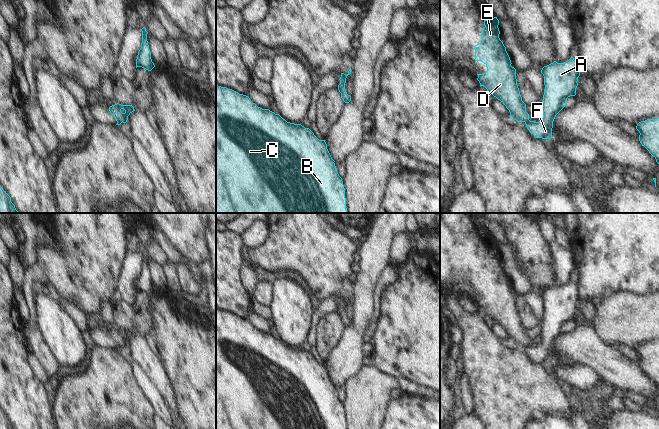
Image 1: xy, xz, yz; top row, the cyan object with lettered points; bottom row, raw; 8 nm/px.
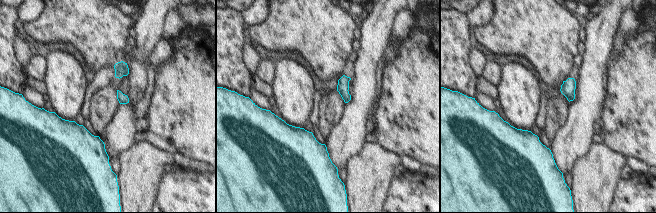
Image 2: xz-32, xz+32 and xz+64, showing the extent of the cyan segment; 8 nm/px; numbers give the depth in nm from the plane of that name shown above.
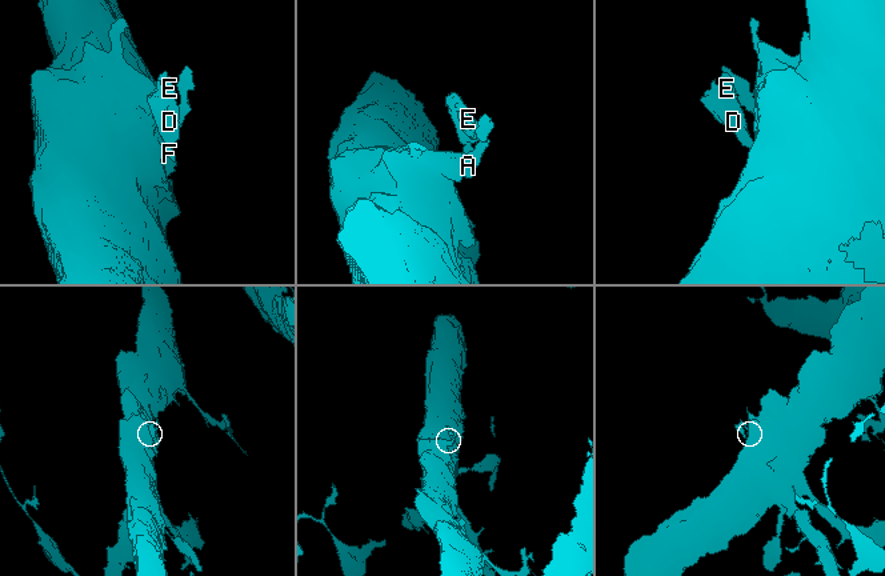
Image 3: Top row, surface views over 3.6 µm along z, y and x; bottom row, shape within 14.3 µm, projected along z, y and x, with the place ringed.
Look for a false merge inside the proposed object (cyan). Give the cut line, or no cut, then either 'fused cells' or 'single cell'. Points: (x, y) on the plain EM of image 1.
yz (529, 344), (525, 346) | fused cells

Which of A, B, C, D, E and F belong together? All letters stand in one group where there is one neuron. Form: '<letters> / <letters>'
A B C F / D E

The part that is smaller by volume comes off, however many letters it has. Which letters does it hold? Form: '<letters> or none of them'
D, E

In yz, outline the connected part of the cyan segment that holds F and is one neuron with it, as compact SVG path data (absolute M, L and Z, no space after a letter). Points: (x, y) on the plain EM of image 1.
M571 282L564 287L553 287L541 294L544 300L544 319L542 327L543 342L539 346L525 346L527 353L535 362L552 362L553 345L556 339L566 330L567 322L576 319L580 291Z

